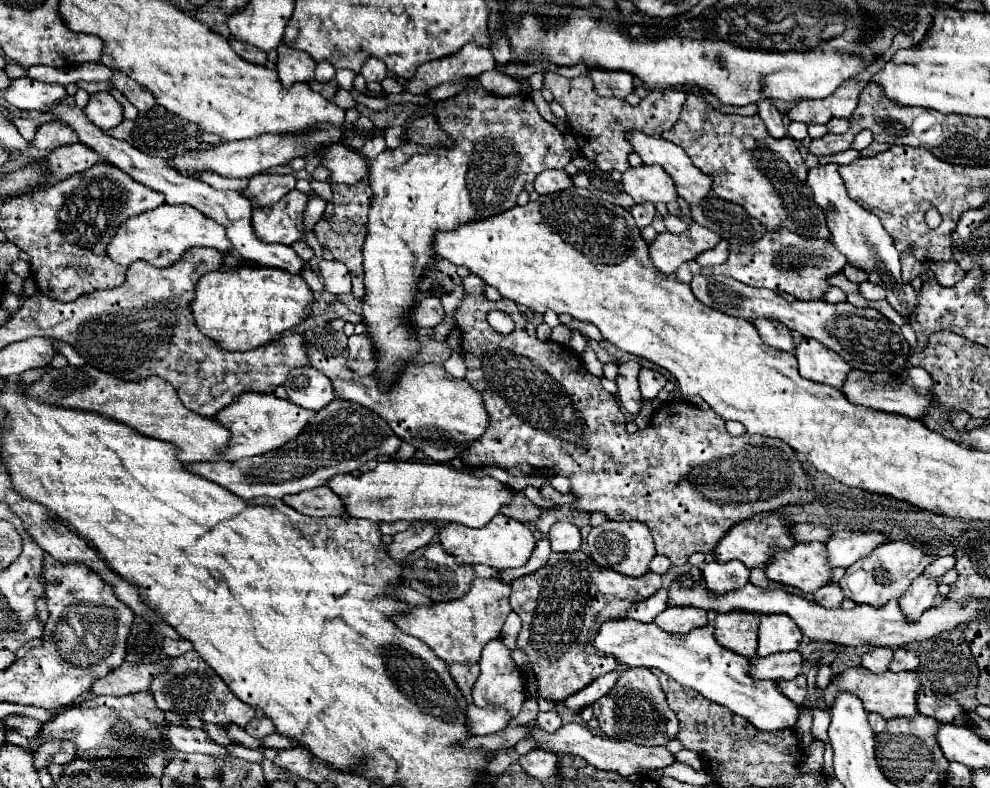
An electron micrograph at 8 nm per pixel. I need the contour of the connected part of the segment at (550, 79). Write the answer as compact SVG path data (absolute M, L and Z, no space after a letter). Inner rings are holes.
M547 71L543 83L547 89L551 89L551 93L555 95L555 101L561 103L563 109L567 111L567 121L573 129L573 135L577 139L581 153L587 159L591 159L597 165L597 169L621 171L621 173L629 167L627 155L633 151L633 147L625 139L625 133L631 129L641 129L647 135L659 137L663 131L669 131L669 127L673 127L673 123L677 123L681 107L687 97L683 89L651 91L637 107L631 107L623 99L597 95L593 91L593 81L589 79L589 75L567 79L557 73Z

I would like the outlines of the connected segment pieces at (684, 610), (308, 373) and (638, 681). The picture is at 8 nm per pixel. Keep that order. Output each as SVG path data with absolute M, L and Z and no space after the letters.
M669 607L657 615L655 623L669 633L689 633L691 629L707 625L707 611L697 607Z
M309 365L293 369L285 381L285 389L295 405L309 411L319 411L335 399L331 379Z
M641 667L621 673L613 691L593 703L593 713L607 737L625 739L637 745L653 747L655 743L669 743L679 731L679 721L665 701L659 679L649 669Z

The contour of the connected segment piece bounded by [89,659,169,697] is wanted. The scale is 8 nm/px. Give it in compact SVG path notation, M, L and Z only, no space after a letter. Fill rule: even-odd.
M159 659L157 663L149 663L149 665L143 665L143 663L133 665L125 661L107 677L97 679L97 683L89 687L89 691L93 695L113 695L113 697L147 691L153 675L163 673L167 667L169 667L169 659Z

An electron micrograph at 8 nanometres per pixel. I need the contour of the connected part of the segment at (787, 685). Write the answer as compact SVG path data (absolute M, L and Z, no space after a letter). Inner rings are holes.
M797 675L795 679L791 681L779 681L777 683L779 691L791 699L795 705L801 705L803 699L805 699L805 693L807 693L807 681L805 681L805 675Z

